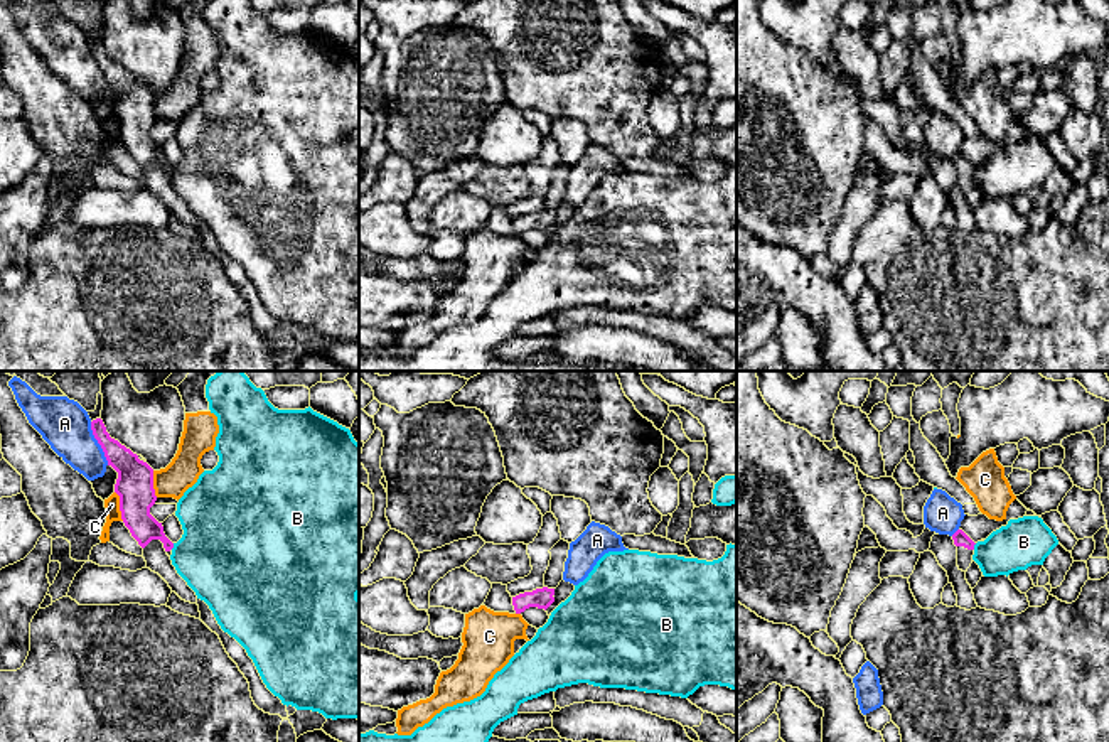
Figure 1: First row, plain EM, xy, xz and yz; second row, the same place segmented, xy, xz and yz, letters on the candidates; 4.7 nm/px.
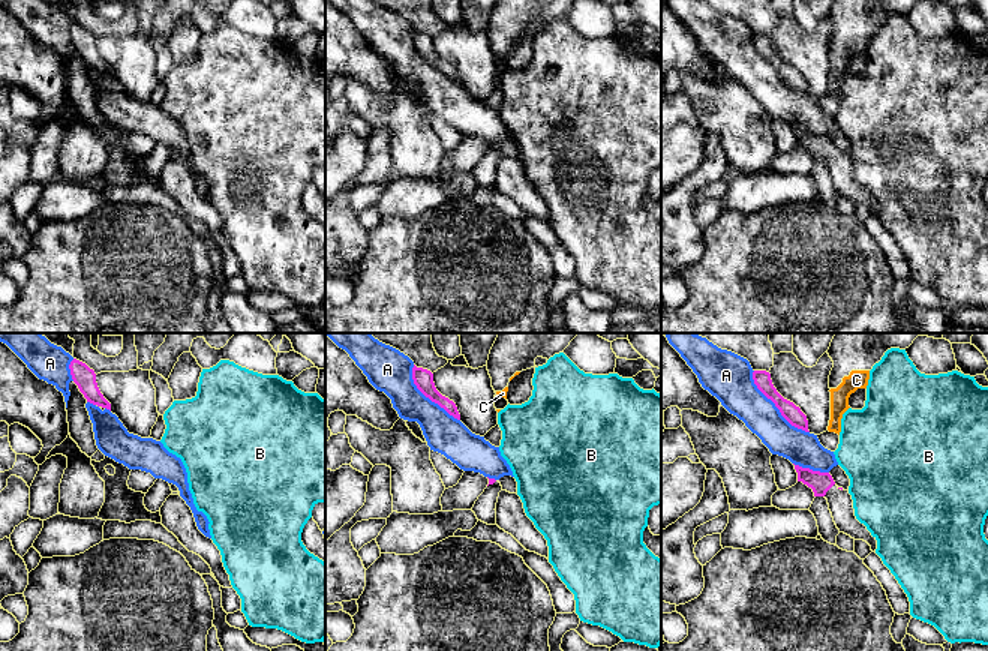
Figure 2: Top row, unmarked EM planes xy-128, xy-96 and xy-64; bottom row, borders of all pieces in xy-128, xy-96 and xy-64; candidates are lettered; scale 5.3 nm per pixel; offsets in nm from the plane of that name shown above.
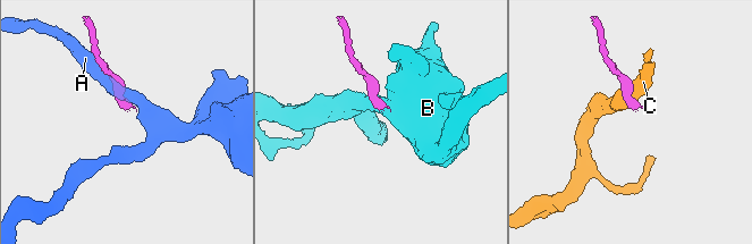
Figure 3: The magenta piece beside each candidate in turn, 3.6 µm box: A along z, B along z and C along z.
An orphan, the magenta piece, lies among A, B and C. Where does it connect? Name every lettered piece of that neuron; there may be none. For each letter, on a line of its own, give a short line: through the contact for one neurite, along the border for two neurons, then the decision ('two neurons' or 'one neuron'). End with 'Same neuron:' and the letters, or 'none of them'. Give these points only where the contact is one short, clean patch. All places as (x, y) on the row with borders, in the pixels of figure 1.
A: two neurons
B: line xy (174, 543), (171, 548); two neurons
C: line xy (115, 491), (123, 520); two neurons
Same neuron: none of them

